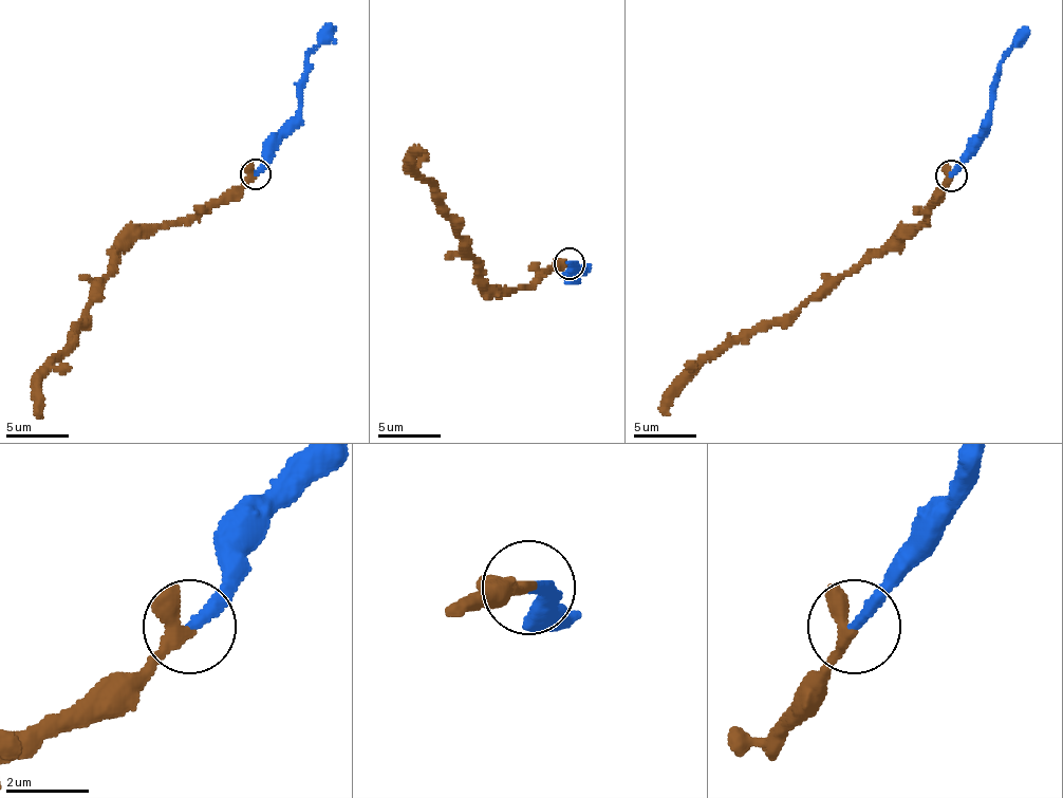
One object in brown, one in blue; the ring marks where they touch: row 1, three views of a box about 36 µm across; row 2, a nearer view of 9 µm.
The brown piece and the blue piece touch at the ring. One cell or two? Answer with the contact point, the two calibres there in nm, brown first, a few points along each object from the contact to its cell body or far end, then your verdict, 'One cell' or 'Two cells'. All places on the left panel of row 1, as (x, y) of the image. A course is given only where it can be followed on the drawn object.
Place: (255, 173). Thickness 440 nm (brown) against 260 nm. Course of brown: (255, 174), (168, 224), (132, 228), (116, 243), (70, 348), (43, 373), (38, 418). Course of blue: (255, 174), (296, 115), (305, 61), (333, 28). One cell

